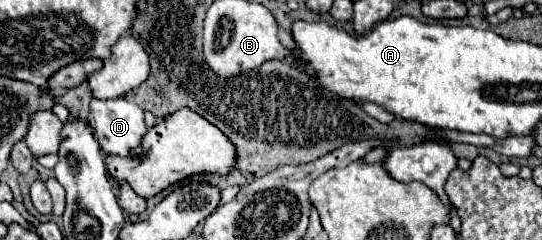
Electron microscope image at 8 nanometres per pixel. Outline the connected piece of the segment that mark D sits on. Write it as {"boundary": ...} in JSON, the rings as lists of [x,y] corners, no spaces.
{"boundary":[[[123,97],[105,101],[93,99],[91,117],[99,145],[107,155],[141,157],[139,153],[133,153],[137,147],[141,147],[147,133],[141,107]]]}

